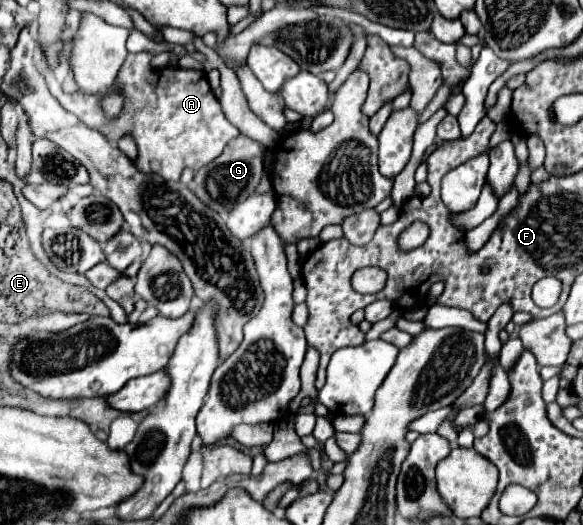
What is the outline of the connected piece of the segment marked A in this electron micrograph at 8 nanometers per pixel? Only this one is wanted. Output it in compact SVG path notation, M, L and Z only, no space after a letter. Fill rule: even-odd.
M130 53L118 73L118 85L124 91L122 115L108 121L98 107L98 101L88 95L60 93L58 101L64 109L80 117L88 127L98 129L110 143L116 143L120 135L132 133L138 145L138 157L134 165L142 173L162 175L166 181L178 181L184 167L200 169L216 159L230 139L238 137L238 129L224 117L218 99L214 97L208 79L200 71L186 69L152 69L152 53Z

